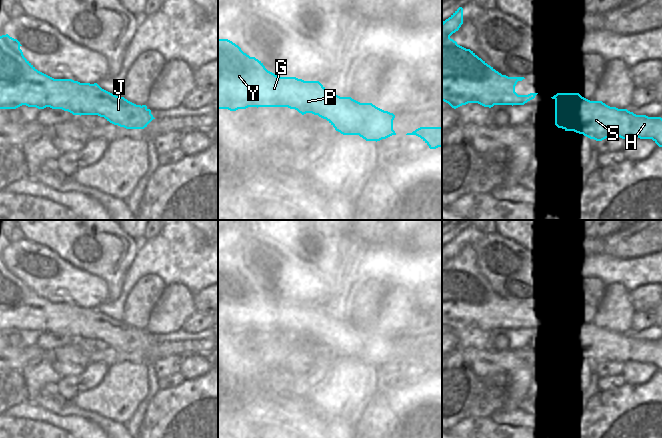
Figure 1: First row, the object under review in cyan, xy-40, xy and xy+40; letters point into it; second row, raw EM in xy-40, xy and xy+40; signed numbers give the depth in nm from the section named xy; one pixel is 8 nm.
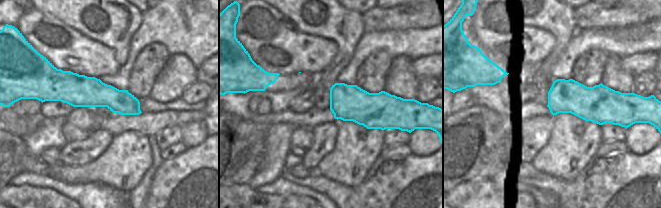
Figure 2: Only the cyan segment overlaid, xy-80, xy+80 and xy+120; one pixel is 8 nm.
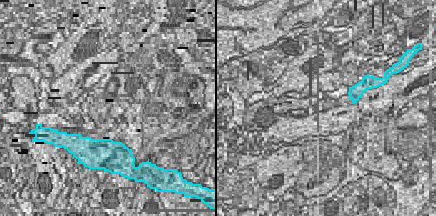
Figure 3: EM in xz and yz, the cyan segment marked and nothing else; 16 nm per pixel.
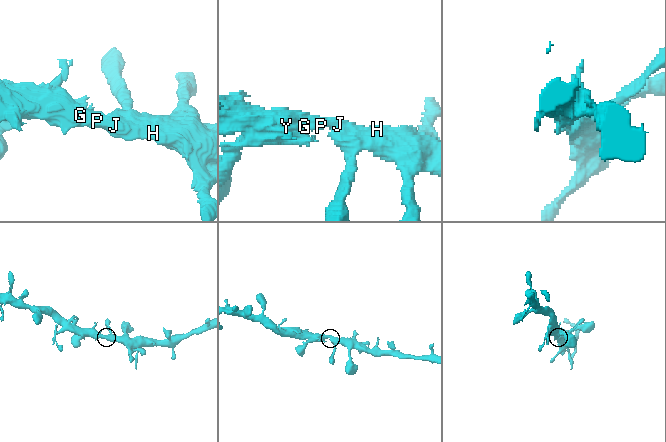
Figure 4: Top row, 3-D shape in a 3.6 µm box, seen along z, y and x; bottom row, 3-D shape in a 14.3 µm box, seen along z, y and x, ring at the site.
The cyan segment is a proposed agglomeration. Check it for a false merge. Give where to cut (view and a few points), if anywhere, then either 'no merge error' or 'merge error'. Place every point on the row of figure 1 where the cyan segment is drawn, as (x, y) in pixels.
no cut; no merge error

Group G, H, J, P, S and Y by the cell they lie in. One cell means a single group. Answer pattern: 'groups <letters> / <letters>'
groups G H J P S Y

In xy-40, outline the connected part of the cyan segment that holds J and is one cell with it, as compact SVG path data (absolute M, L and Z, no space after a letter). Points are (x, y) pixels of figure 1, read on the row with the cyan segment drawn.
M8 34L0 36L0 109L22 105L44 109L62 109L73 115L98 115L126 129L144 129L155 119L146 105L136 105L118 97L97 83L80 83L72 79L54 79L38 71L23 55L22 45Z

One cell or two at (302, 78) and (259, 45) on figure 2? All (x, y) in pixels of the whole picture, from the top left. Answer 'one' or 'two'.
two

